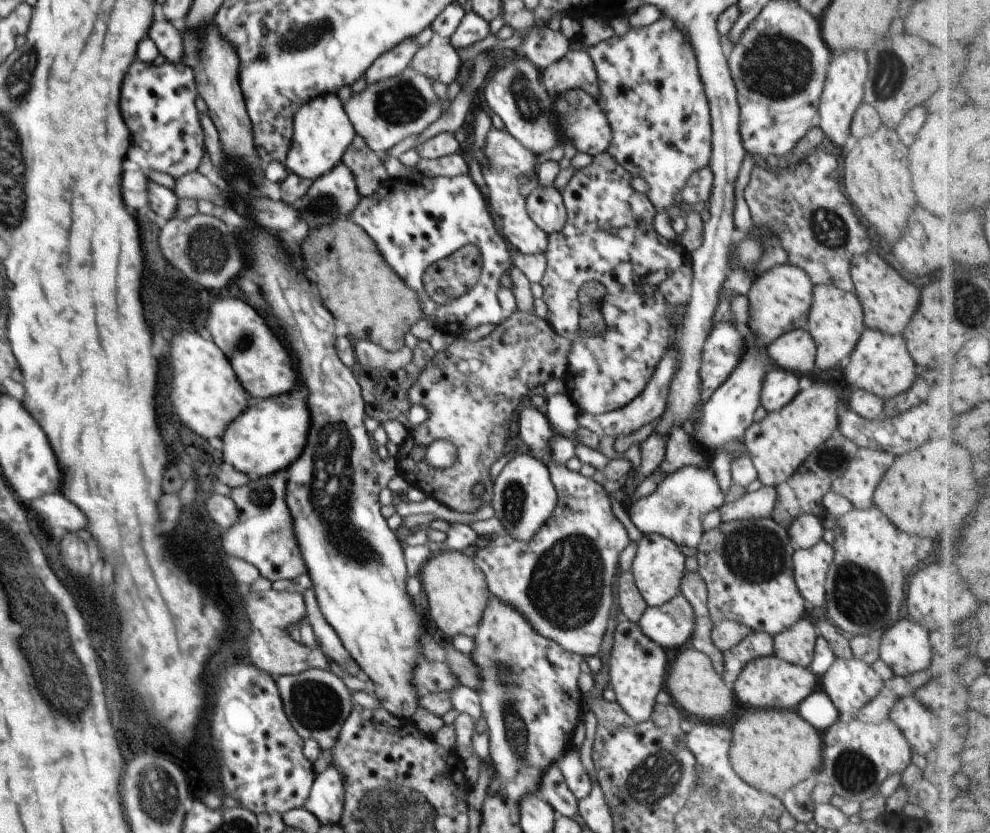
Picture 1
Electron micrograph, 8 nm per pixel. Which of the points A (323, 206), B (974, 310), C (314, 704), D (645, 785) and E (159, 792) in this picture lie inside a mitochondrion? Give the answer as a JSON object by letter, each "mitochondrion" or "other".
{"A":"mitochondrion","B":"mitochondrion","C":"mitochondrion","D":"mitochondrion","E":"mitochondrion"}

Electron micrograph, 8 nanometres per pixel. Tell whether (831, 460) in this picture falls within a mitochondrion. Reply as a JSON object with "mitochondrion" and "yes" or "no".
{"mitochondrion":"yes"}

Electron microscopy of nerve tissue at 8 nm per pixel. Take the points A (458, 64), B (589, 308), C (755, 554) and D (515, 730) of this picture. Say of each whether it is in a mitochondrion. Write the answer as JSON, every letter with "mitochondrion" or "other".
{"A":"other","B":"mitochondrion","C":"mitochondrion","D":"mitochondrion"}

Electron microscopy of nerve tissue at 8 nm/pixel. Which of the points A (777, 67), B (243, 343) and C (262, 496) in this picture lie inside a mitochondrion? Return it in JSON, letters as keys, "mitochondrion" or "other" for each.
{"A":"mitochondrion","B":"mitochondrion","C":"mitochondrion"}

